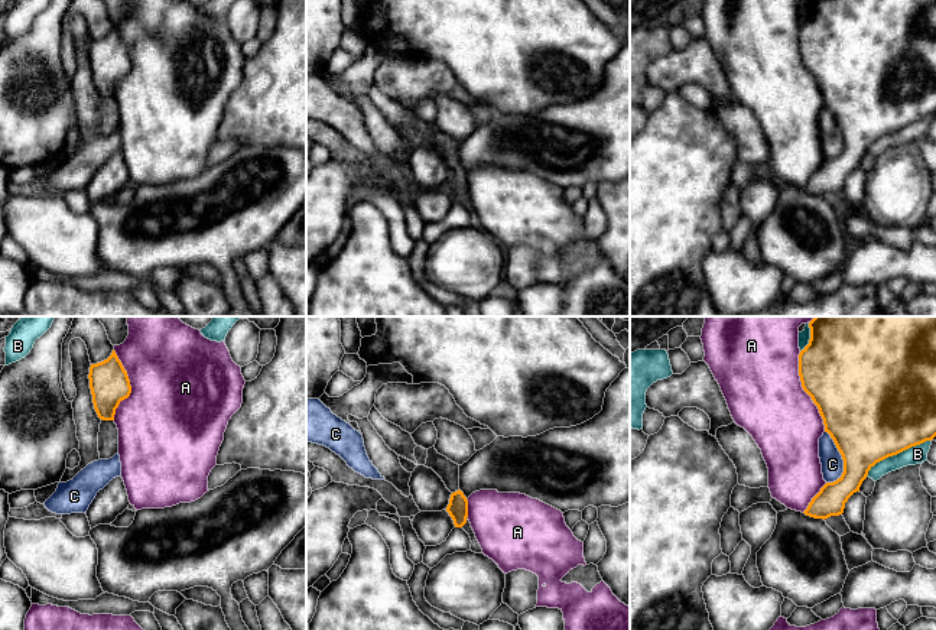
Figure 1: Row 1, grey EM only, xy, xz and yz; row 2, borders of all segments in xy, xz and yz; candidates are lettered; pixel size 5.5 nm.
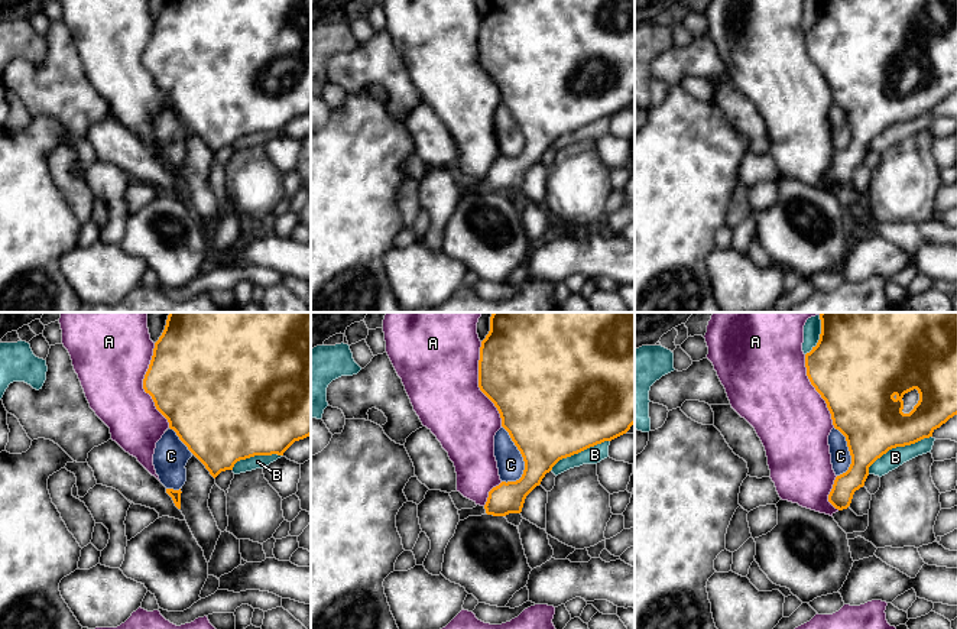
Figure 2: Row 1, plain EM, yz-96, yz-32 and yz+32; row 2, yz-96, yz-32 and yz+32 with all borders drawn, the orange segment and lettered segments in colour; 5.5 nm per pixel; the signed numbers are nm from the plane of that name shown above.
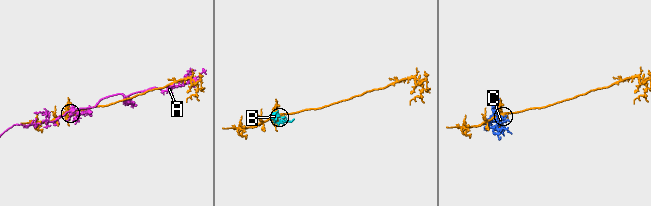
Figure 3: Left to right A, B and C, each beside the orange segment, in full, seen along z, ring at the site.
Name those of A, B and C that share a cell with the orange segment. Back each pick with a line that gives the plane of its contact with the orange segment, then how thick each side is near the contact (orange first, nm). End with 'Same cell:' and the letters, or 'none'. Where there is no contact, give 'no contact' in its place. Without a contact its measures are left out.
Same cell: none

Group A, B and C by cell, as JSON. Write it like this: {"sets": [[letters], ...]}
{"sets": [["A"], ["B"], ["C"]]}

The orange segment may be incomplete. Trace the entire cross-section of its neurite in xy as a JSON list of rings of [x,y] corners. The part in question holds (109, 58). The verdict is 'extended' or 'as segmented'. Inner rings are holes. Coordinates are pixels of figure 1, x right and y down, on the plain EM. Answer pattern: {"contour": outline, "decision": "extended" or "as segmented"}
{"contour": [[[114,26],[107,36],[91,40],[88,55],[98,94],[103,97],[114,97],[120,78],[131,69],[127,48]]], "decision": "as segmented"}

